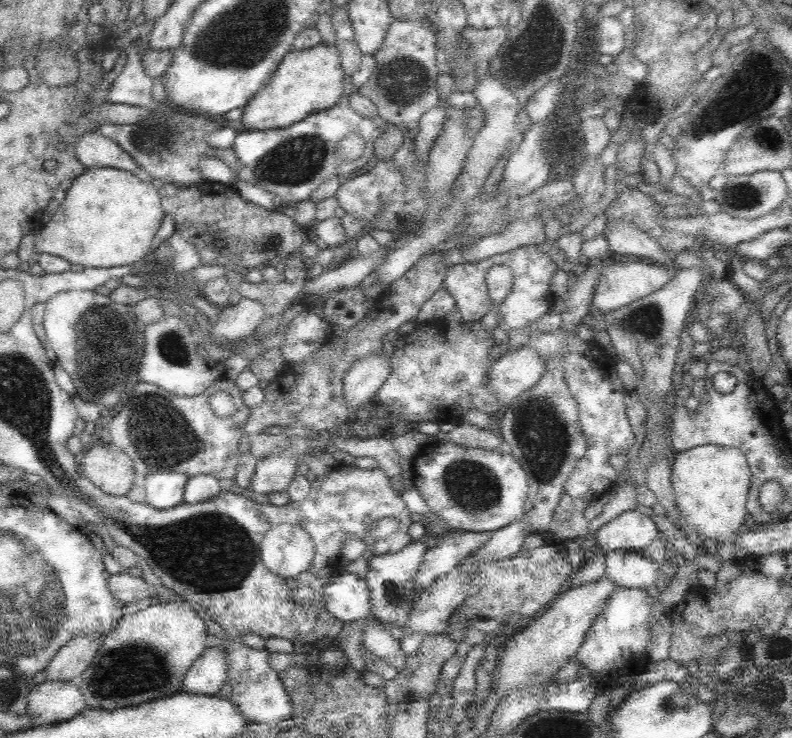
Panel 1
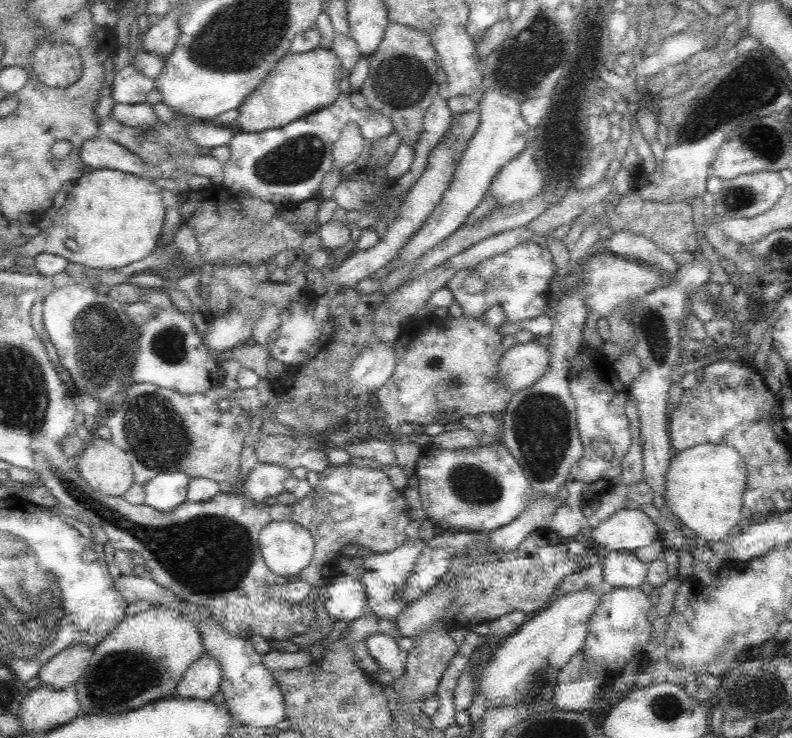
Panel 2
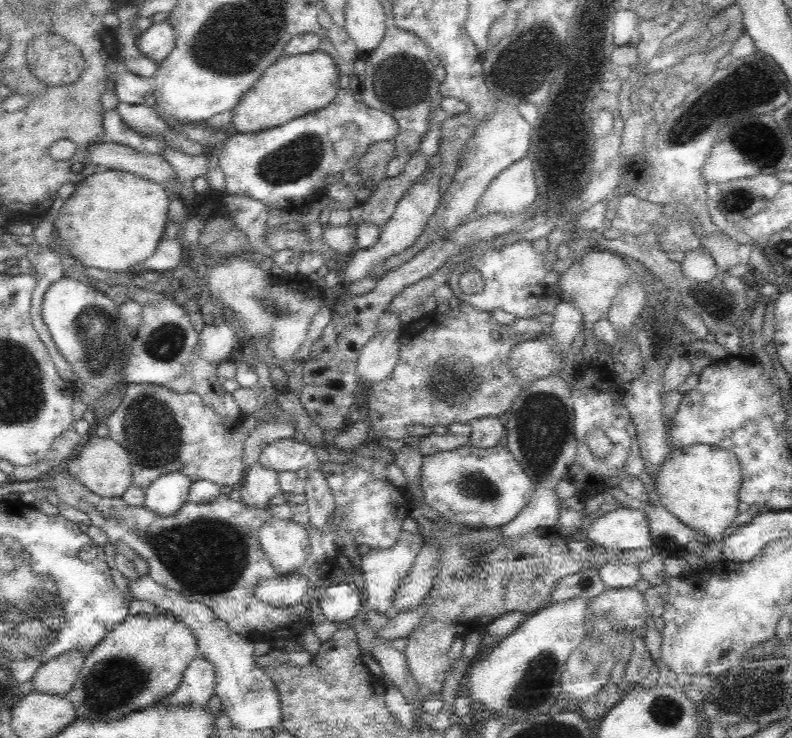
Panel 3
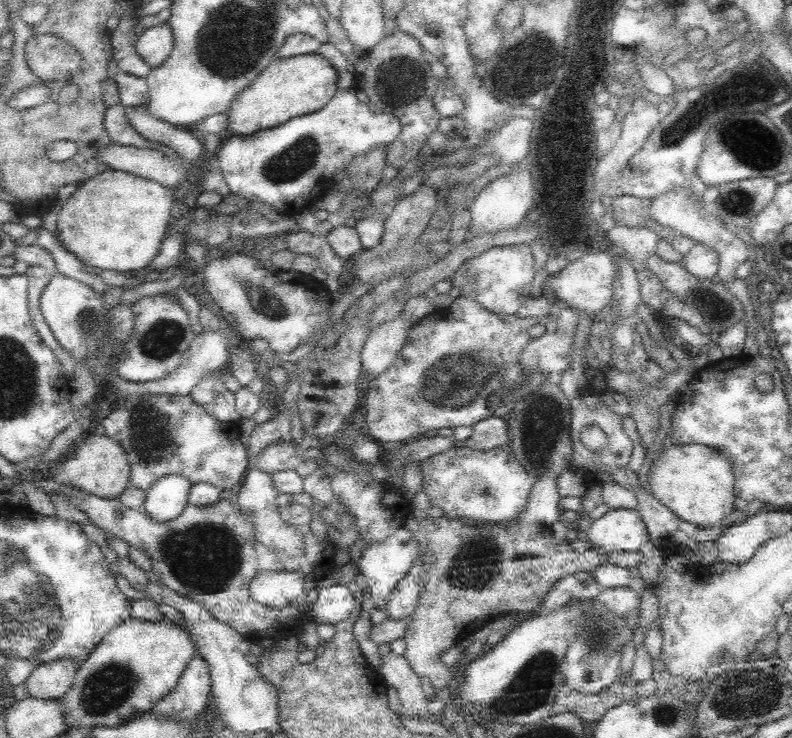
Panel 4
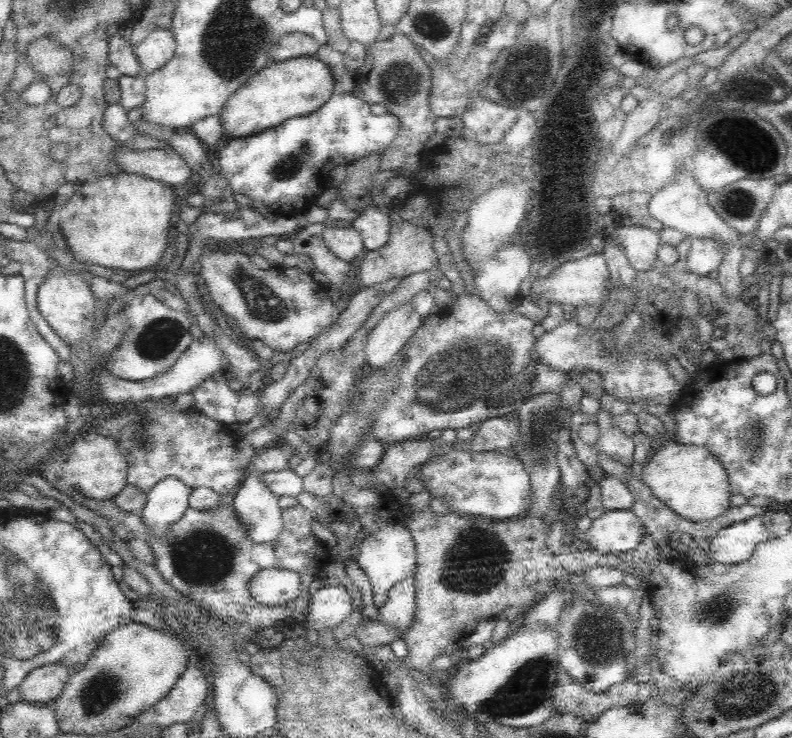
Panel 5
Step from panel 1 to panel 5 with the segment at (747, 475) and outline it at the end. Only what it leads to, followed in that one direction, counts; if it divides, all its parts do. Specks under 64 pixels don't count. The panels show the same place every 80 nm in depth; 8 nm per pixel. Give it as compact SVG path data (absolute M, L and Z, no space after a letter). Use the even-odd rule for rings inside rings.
M668 439L649 462L644 462L640 477L656 498L691 522L713 520L731 506L728 473L714 454L701 446Z

